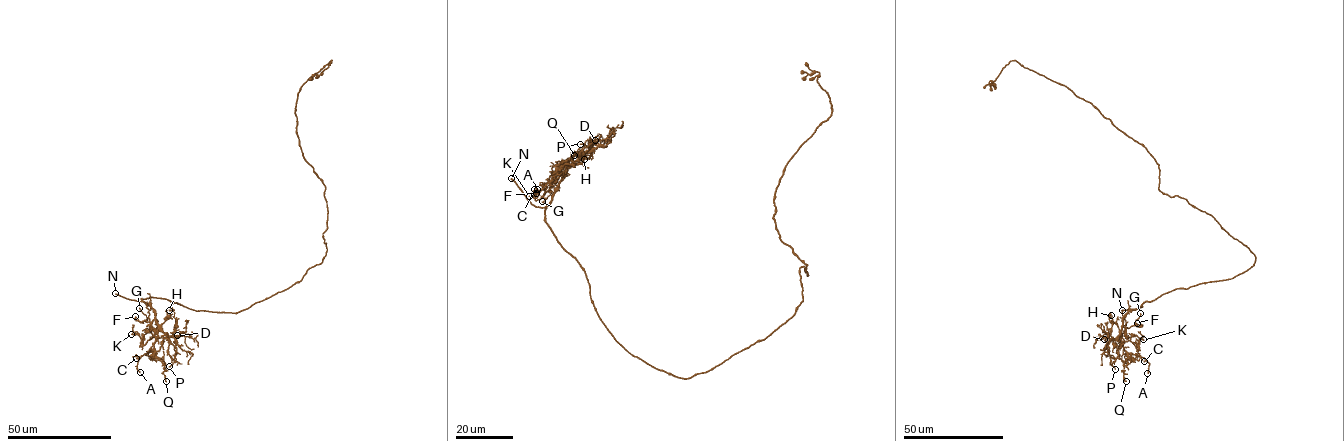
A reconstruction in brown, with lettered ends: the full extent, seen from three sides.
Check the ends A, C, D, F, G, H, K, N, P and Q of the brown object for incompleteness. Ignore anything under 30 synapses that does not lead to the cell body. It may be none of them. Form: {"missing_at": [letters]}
{"missing_at": ["N"]}

